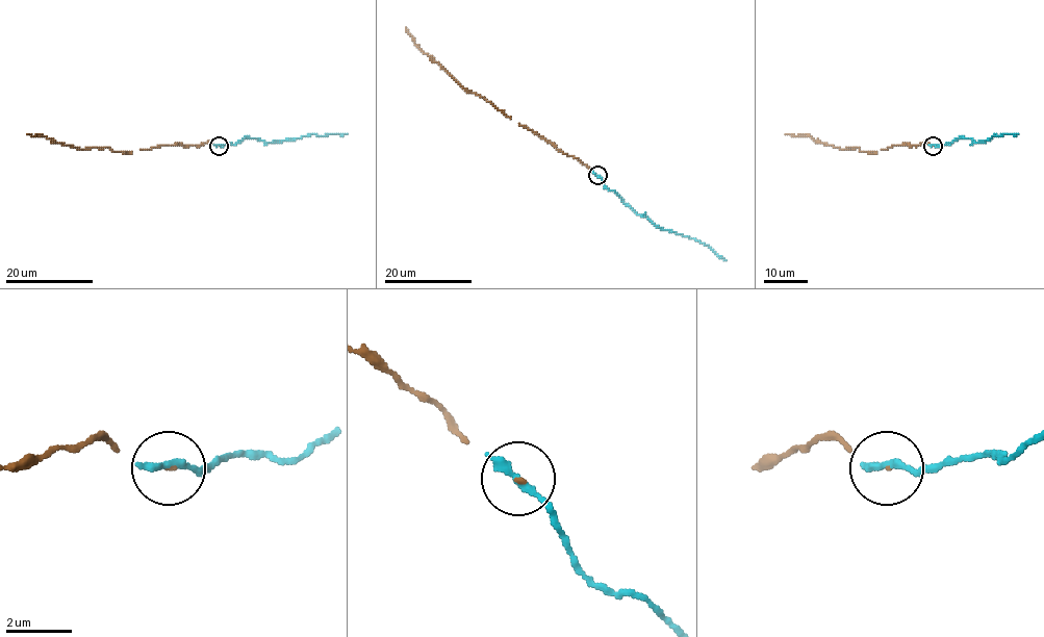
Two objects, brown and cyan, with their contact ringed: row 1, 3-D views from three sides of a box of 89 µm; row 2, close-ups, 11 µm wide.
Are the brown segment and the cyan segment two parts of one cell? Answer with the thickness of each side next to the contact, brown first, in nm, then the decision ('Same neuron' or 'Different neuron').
Thickness 80 nm (brown) against 300 nm. Same neuron

